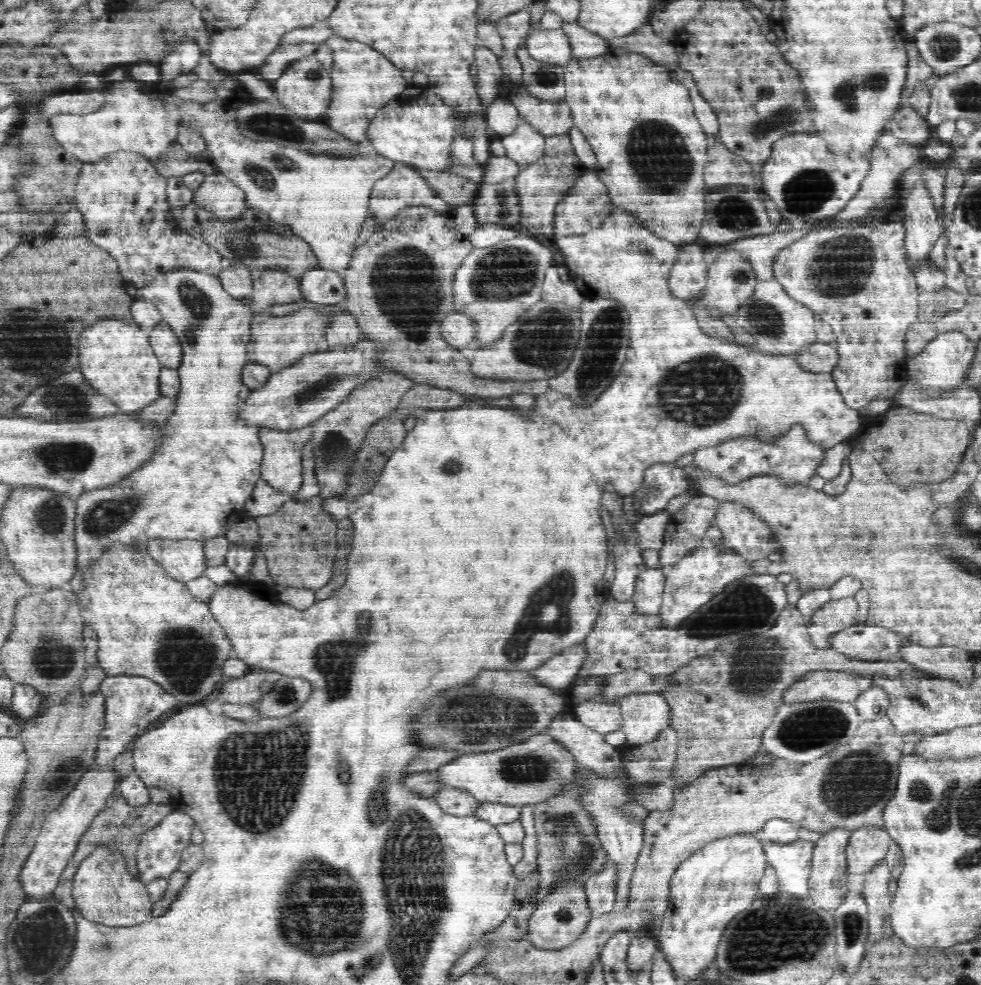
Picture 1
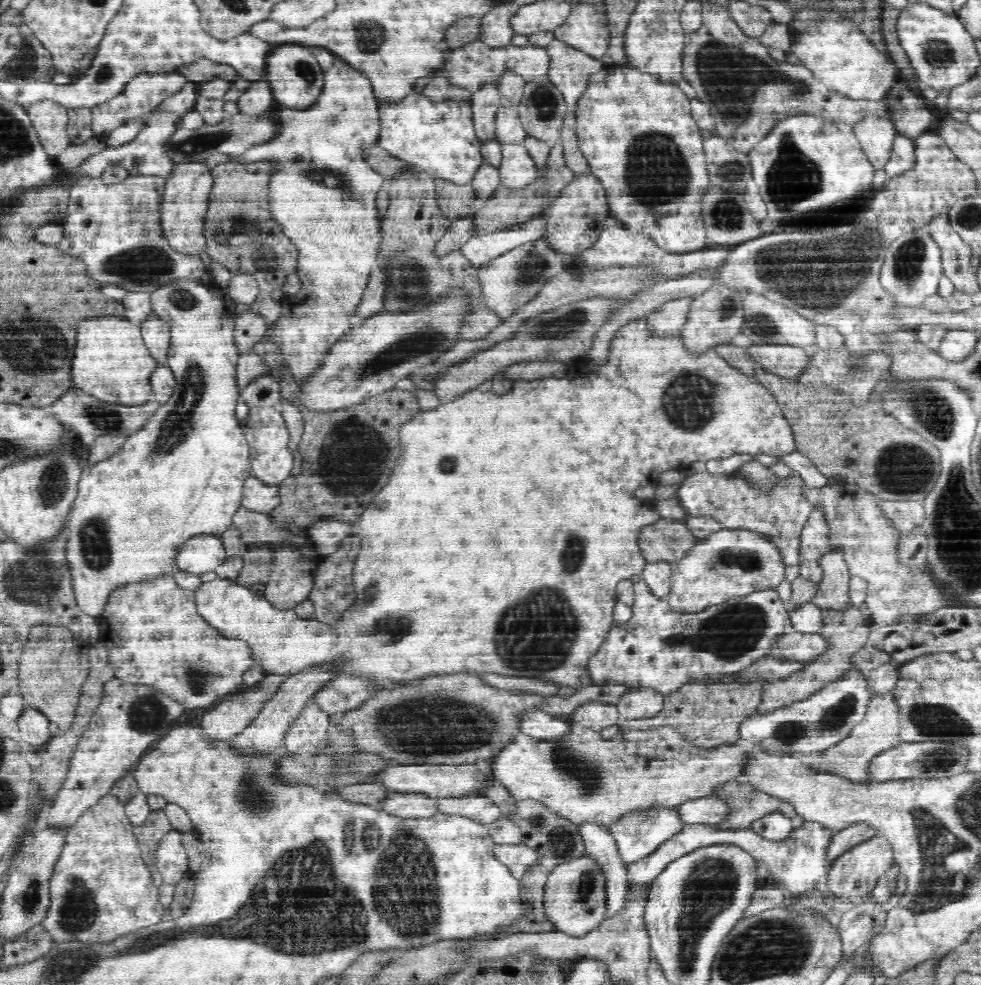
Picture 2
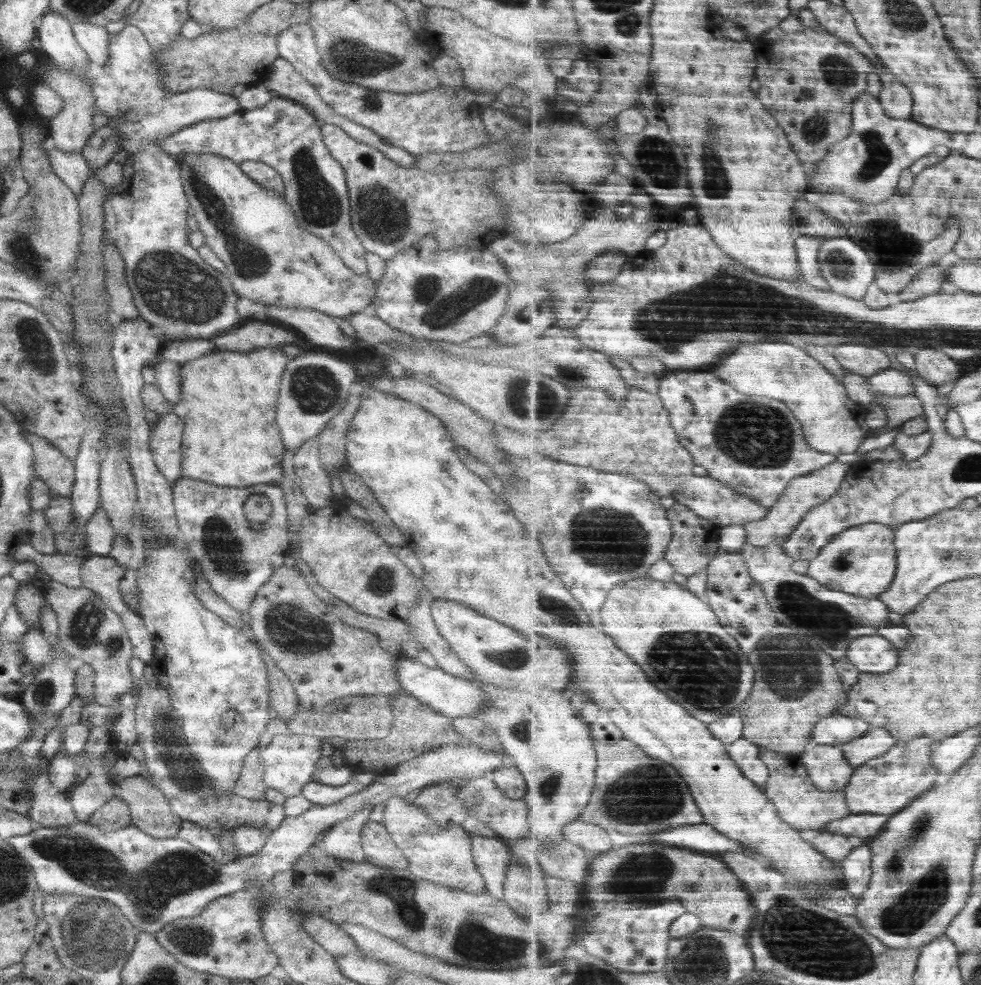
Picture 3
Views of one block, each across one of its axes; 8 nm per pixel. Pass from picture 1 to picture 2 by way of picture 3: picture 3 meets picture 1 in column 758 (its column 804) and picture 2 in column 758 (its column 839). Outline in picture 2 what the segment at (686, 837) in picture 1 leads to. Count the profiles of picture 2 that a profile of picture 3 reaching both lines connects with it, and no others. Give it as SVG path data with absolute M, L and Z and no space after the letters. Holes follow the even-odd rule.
M741 775L716 785L710 791L710 795L717 798L726 807L726 816L717 823L709 824L716 830L750 829L754 821L776 812L784 814L790 819L797 816L795 805L792 802L756 790Z

